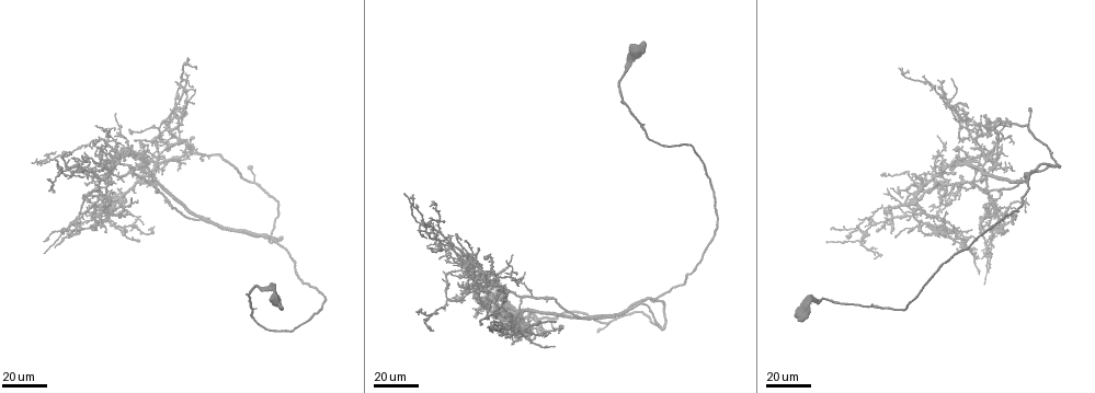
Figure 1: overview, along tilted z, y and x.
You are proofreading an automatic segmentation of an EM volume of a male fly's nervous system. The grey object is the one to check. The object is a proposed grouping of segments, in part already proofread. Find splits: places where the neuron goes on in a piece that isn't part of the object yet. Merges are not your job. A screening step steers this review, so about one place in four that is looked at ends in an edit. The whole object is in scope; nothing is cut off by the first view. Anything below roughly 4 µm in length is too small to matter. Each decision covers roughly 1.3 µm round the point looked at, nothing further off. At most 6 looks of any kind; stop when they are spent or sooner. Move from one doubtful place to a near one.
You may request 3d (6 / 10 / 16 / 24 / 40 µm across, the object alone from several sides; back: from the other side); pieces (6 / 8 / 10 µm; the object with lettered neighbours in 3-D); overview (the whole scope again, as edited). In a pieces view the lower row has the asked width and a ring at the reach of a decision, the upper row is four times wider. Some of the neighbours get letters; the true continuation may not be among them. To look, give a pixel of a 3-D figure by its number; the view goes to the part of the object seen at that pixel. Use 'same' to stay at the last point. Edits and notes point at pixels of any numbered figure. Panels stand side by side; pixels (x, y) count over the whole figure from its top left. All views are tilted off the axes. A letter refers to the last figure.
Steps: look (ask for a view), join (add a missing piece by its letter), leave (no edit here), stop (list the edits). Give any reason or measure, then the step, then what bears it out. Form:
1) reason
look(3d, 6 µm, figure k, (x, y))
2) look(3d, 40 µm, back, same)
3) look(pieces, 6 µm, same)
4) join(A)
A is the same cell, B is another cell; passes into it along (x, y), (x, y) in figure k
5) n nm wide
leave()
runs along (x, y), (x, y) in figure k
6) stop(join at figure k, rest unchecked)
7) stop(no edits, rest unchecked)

long arm stops here
look(3d, 24 µm, figure 1, (466, 243))

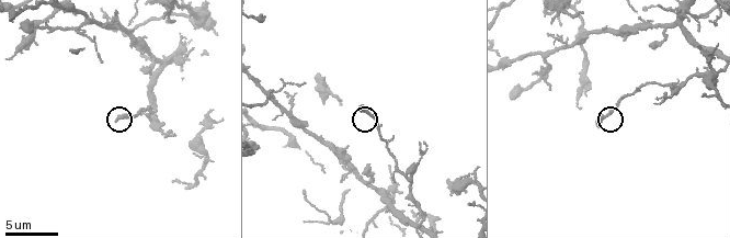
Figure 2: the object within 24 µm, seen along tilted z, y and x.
see the neighbours
look(pieces, 6 µm, figure 2, (359, 108))

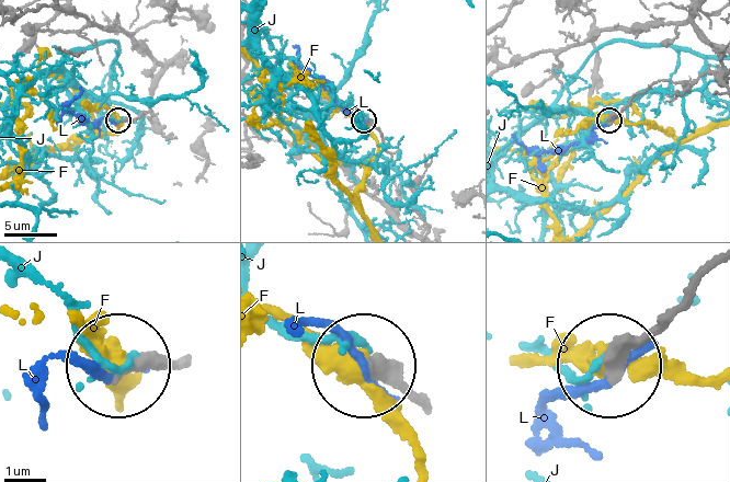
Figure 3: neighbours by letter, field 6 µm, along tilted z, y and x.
leave()
F, J and L are other cells; no lettered piece goes on from it

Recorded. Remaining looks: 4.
look(3d, 24 µm, figure 1, (983, 207))

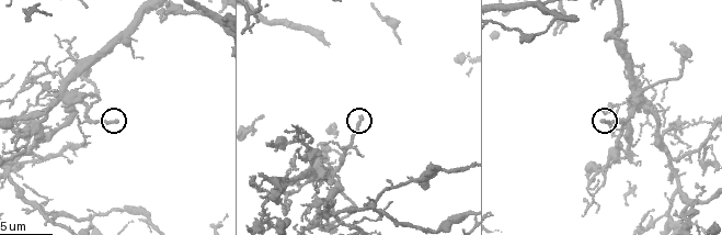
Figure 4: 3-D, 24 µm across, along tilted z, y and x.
see the neighbours
look(pieces, 6 µm, figure 4, (603, 122))

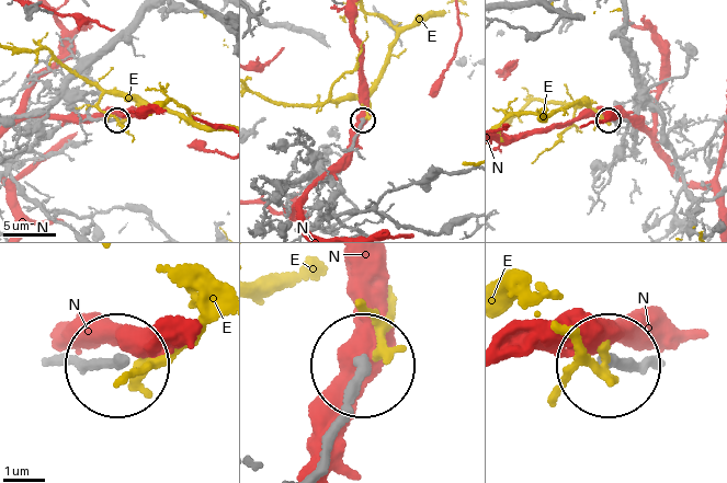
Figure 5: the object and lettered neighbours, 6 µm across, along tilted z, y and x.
230 nm wide
leave()
E and N are other cells; runs along (63, 357), (112, 363) in figure 5; no lettered piece goes on from it

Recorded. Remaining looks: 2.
branch stops here
look(3d, 24 µm, figure 1, (151, 145))

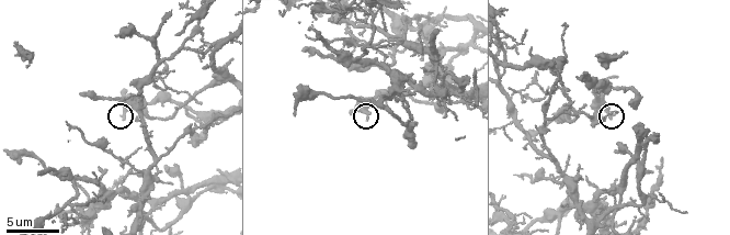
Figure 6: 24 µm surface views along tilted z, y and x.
look(pieces, 6 µm, figure 6, (121, 116))

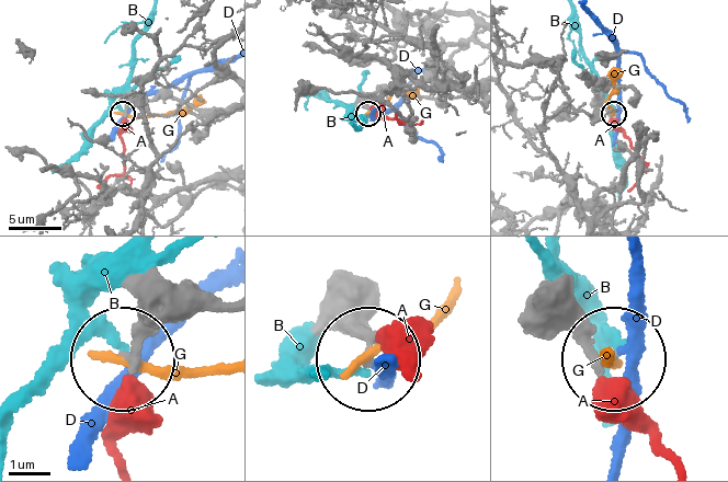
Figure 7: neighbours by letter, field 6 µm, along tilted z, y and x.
join(A)
A is the same cell, B, D and G are other cells; it goes on there

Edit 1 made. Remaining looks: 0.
stop(join at figure 7, rest unchecked)

